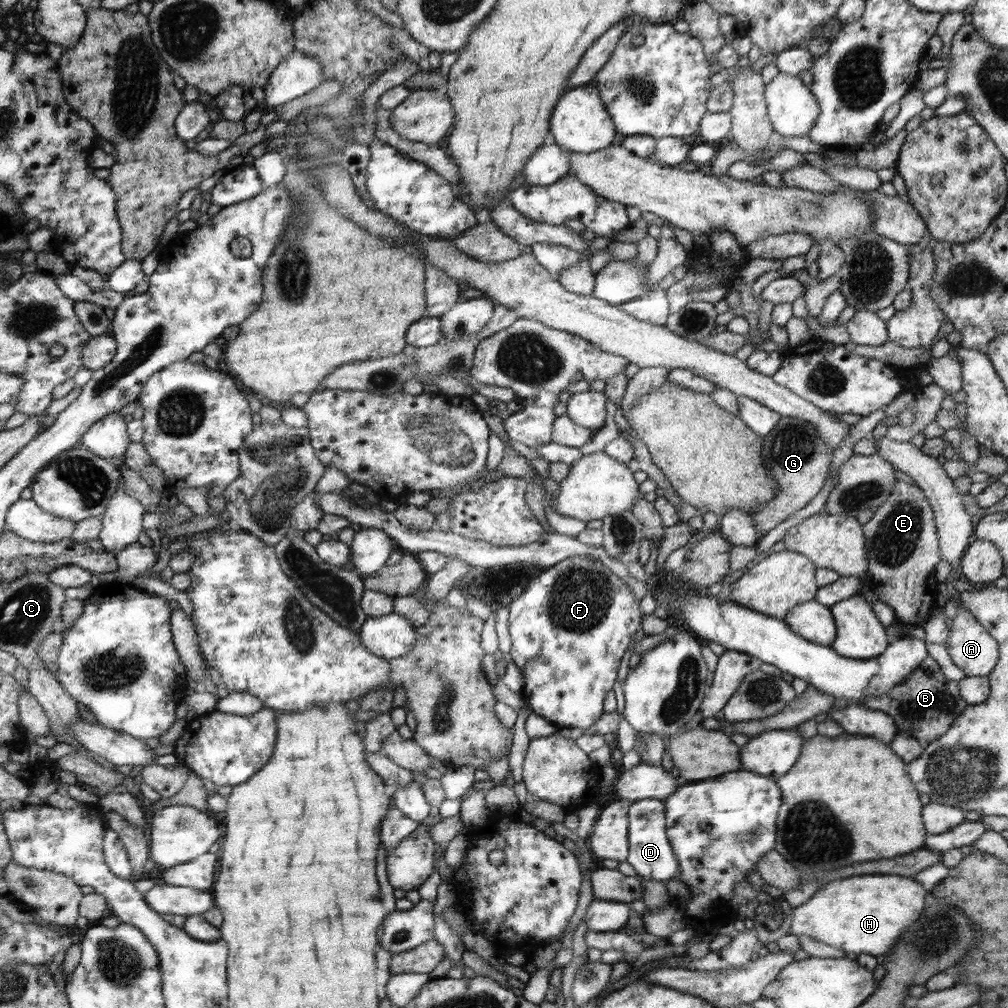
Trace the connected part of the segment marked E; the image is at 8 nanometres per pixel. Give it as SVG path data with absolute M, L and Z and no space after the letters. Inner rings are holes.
M898 480L897 487L891 491L887 501L862 526L862 530L874 594L878 596L878 600L894 610L898 622L923 627L931 617L932 609L936 607L939 582L935 578L935 569L942 561L934 511L927 501L925 492L918 485Z

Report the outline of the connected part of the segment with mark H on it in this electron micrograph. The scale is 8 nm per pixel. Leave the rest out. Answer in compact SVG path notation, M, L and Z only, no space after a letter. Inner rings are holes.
M862 874L844 880L830 882L809 898L804 904L792 909L791 935L808 935L814 940L829 944L846 953L867 954L881 959L886 956L904 932L915 924L928 905L930 892L914 877L880 876Z

